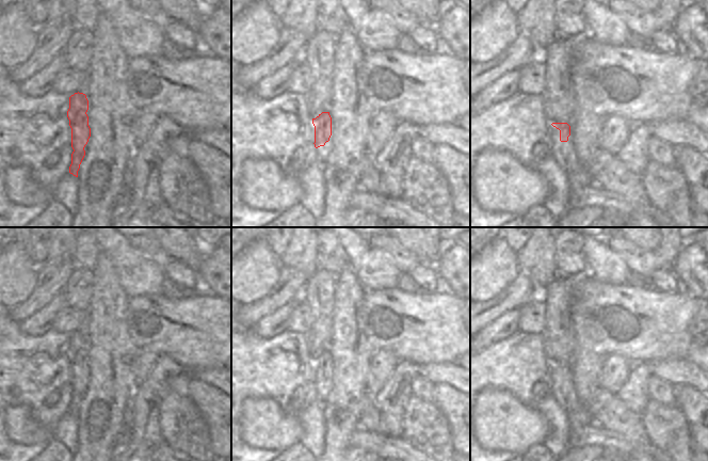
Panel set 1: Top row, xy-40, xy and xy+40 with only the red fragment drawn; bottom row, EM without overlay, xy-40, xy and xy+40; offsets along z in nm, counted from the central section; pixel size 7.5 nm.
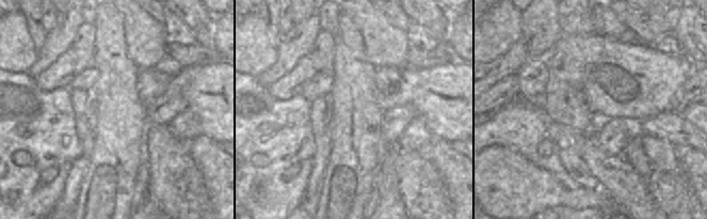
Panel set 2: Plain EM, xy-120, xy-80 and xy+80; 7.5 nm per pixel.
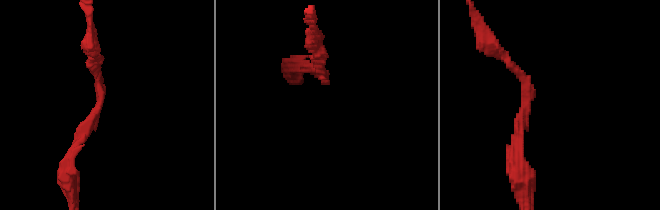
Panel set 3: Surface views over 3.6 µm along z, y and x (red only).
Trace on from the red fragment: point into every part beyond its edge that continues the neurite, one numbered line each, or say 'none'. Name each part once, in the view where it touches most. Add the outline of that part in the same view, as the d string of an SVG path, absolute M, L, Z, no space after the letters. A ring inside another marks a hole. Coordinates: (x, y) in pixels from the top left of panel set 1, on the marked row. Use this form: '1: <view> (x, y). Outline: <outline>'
none.

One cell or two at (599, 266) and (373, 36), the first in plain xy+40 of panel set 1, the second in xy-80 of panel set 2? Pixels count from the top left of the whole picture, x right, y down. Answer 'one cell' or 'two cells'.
one cell

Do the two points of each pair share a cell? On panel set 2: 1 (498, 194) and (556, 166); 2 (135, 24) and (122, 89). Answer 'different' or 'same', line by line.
1: different
2: different

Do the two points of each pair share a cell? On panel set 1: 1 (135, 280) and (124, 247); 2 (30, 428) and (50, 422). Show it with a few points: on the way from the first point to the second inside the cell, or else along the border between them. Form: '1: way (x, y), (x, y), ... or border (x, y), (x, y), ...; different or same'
1: way (135, 271), (135, 266), (125, 255); same
2: border (25, 407), (45, 427), (52, 431); different

